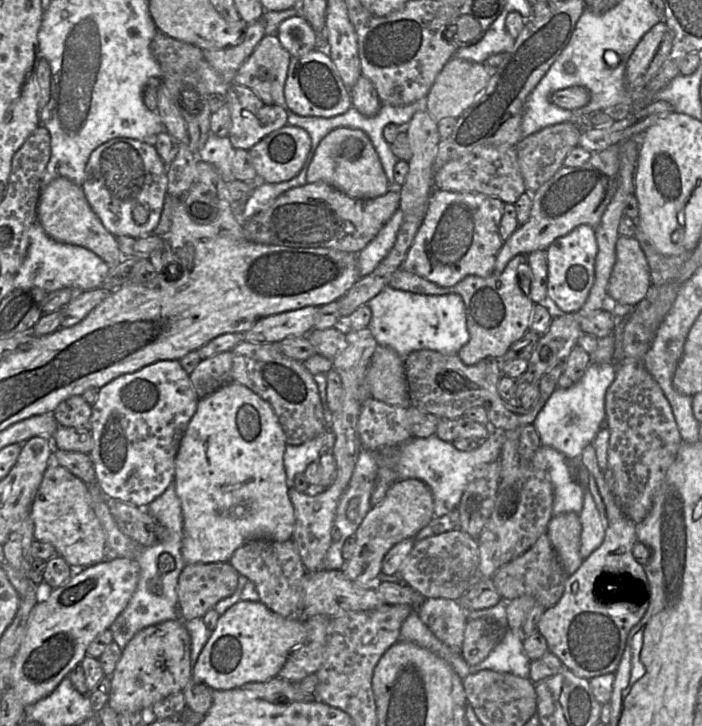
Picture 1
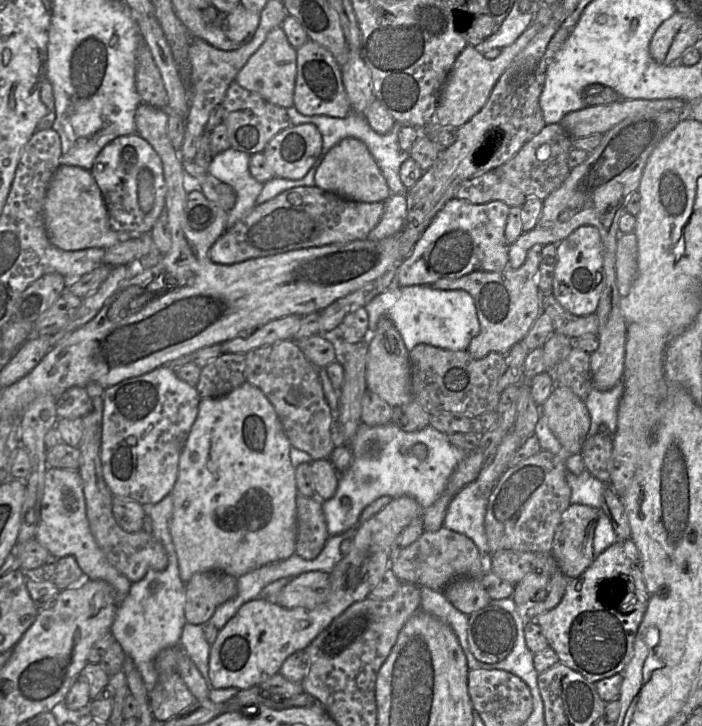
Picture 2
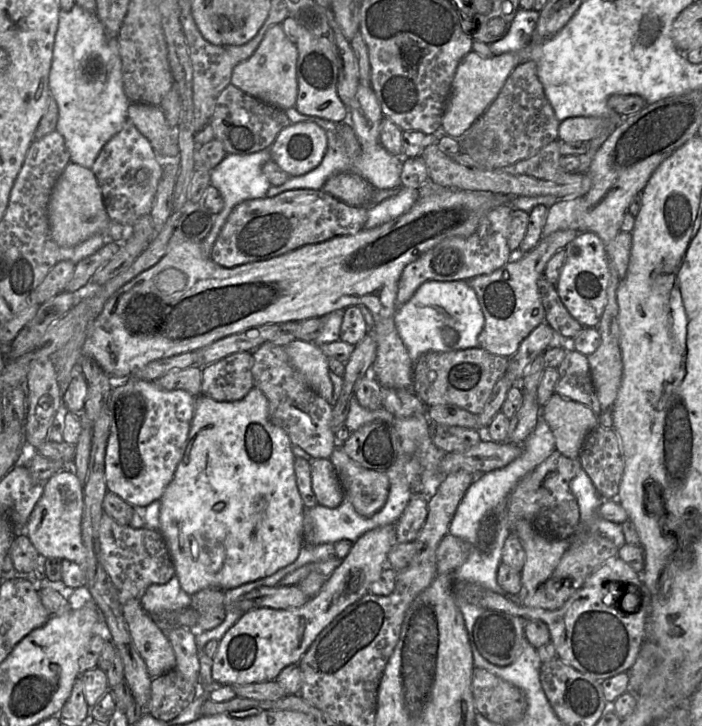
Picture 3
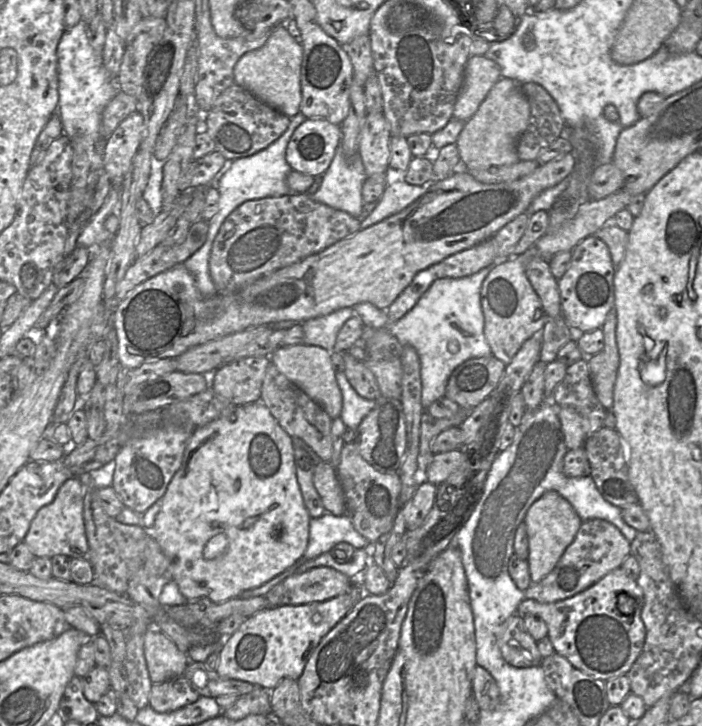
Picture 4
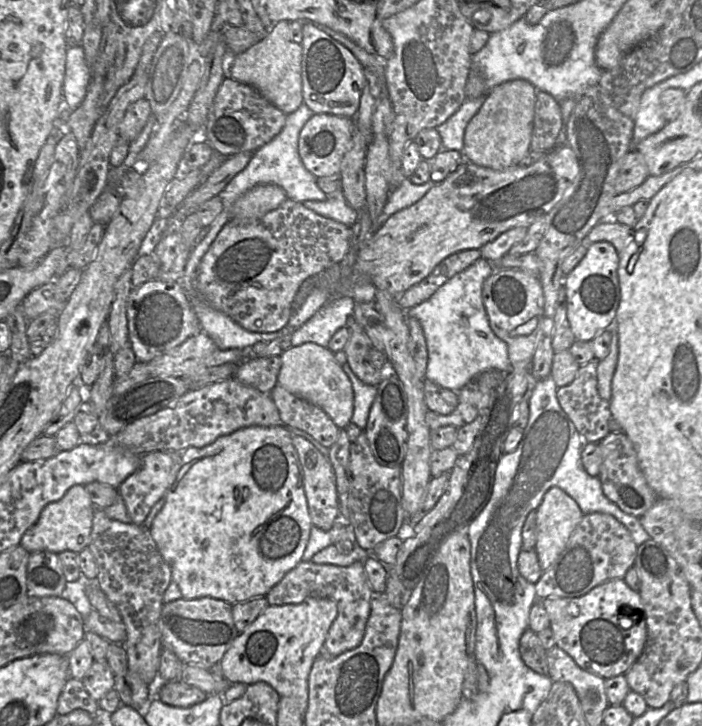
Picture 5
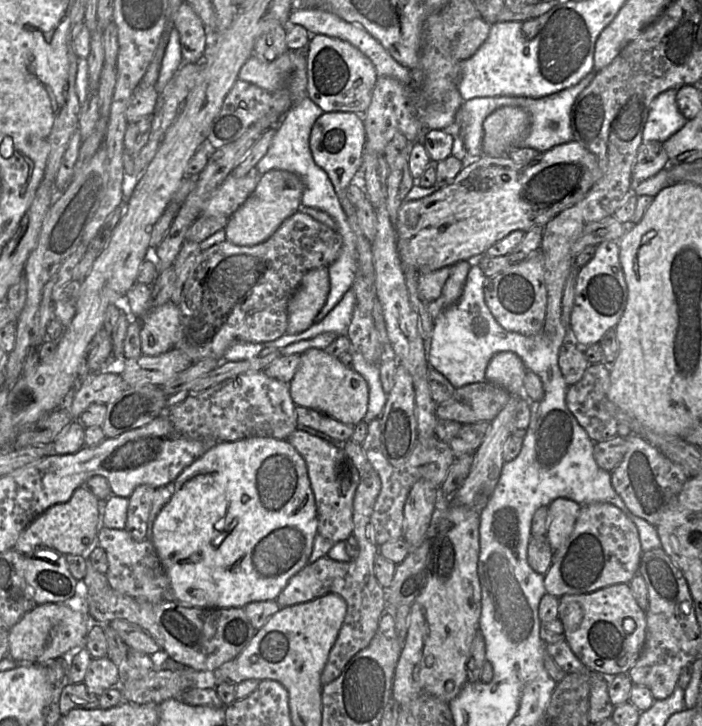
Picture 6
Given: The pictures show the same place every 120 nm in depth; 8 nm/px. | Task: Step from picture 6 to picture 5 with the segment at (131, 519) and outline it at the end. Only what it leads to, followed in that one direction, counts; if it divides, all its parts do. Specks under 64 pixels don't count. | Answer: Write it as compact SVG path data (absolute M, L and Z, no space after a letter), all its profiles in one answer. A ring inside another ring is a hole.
M153 451L141 455L139 468L118 487L118 492L126 505L131 523L143 525L153 505L165 496L175 481L180 466L182 452Z

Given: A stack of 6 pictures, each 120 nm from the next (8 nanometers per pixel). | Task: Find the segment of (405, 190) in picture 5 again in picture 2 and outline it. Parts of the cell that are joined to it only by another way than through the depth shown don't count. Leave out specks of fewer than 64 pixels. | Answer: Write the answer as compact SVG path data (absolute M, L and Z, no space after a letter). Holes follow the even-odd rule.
M391 194L384 202L384 213L367 239L381 240L401 231L407 215L407 201L404 194Z

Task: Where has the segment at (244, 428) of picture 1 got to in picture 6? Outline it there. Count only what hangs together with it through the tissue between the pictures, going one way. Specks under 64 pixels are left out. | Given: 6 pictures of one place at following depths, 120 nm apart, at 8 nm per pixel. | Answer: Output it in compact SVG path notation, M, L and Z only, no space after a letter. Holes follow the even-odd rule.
M250 437L215 444L180 473L174 481L174 492L169 502L161 509L153 523L151 541L169 578L169 587L177 602L198 608L243 608L250 602L276 600L291 577L309 563L317 534L315 498L302 456L286 439Z

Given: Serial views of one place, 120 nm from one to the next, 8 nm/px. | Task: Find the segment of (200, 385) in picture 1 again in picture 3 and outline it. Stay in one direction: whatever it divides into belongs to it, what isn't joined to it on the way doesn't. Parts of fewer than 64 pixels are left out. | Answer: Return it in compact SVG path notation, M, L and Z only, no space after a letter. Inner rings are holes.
M238 352L202 367L201 394L218 402L242 400L254 387L251 352Z

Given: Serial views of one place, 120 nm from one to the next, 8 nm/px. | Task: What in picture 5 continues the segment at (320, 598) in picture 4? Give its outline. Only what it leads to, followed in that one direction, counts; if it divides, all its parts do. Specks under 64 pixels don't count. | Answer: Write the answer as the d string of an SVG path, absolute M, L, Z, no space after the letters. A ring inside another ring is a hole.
M301 561L265 596L271 606L300 604L307 598L328 598L338 605L338 615L328 631L323 647L323 654L326 657L334 658L360 645L370 616L373 598L364 561L354 562L348 567Z

